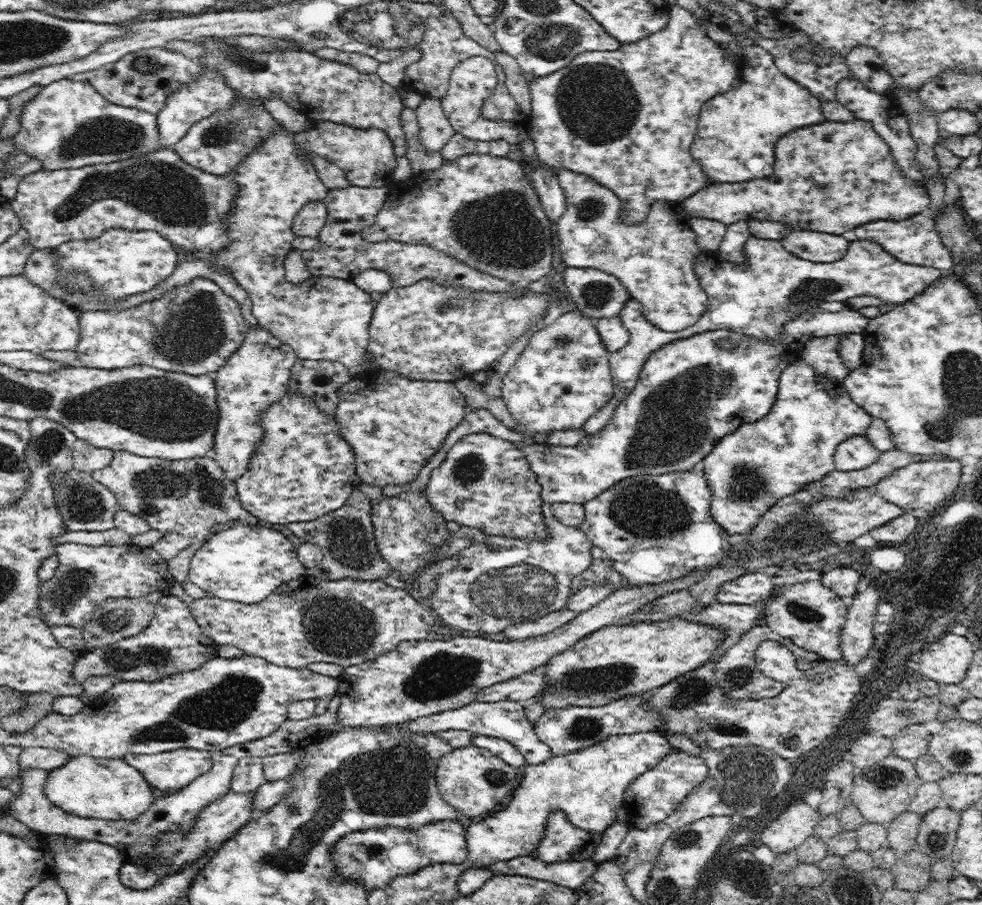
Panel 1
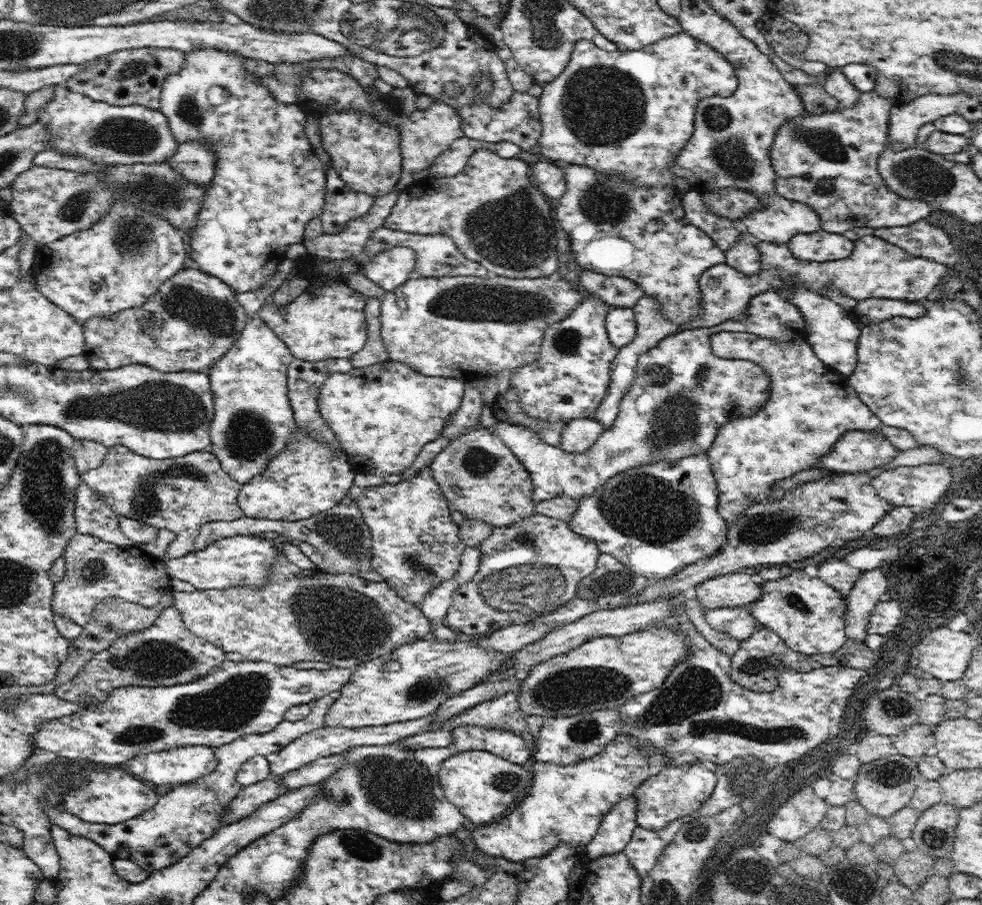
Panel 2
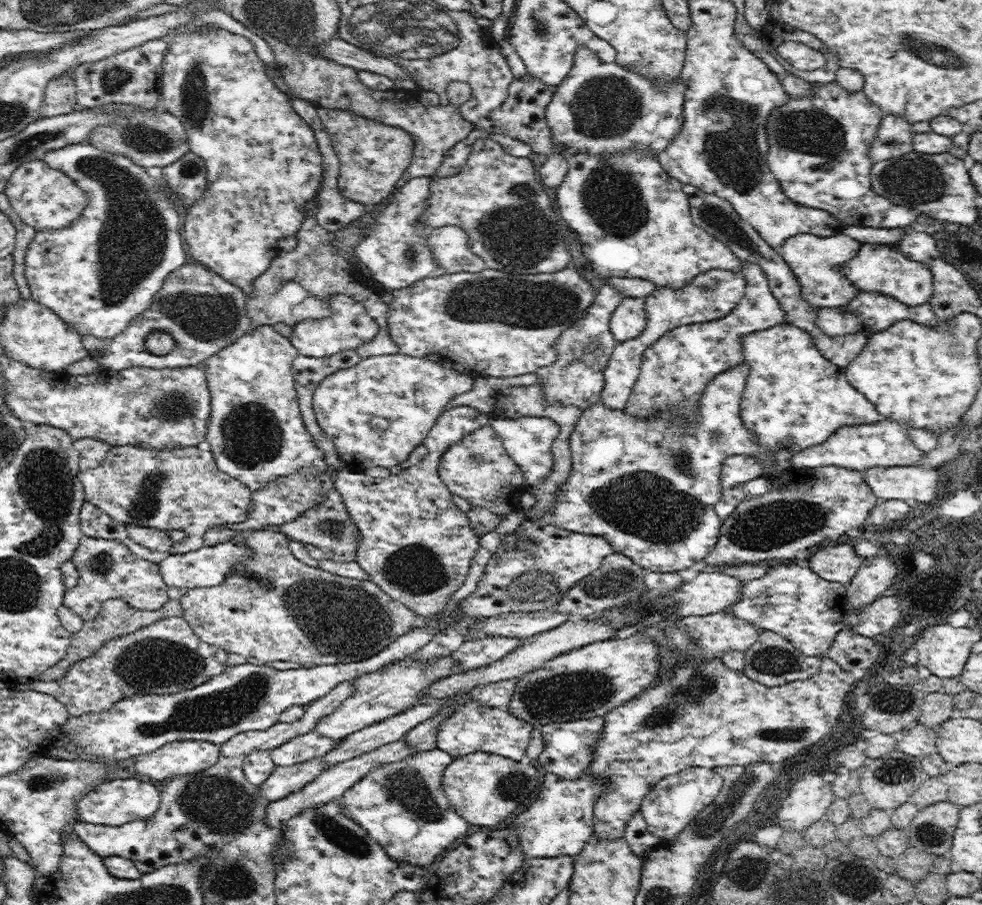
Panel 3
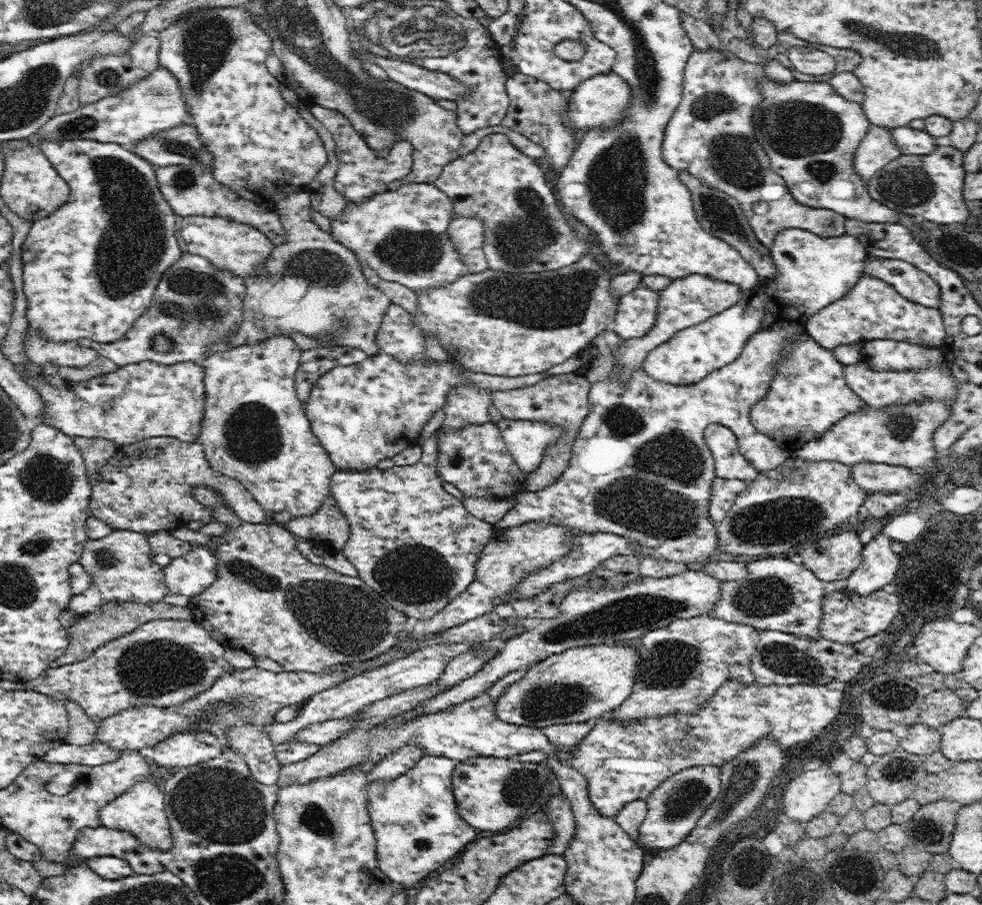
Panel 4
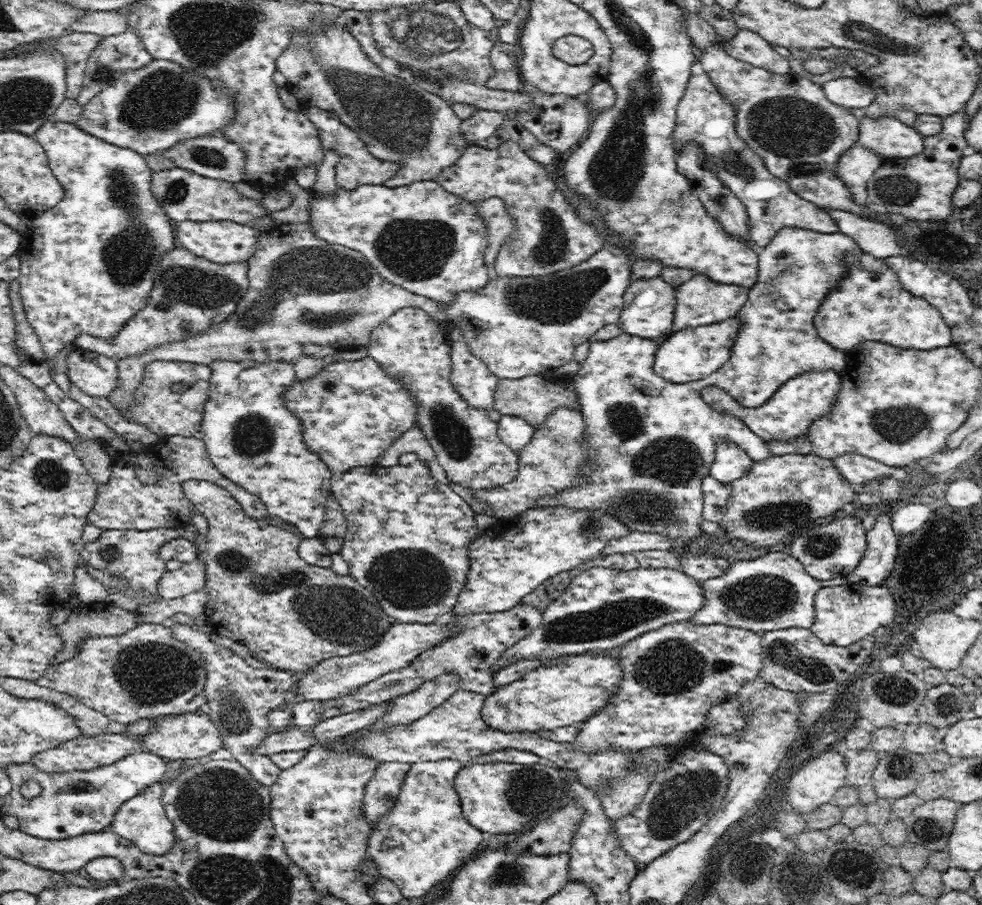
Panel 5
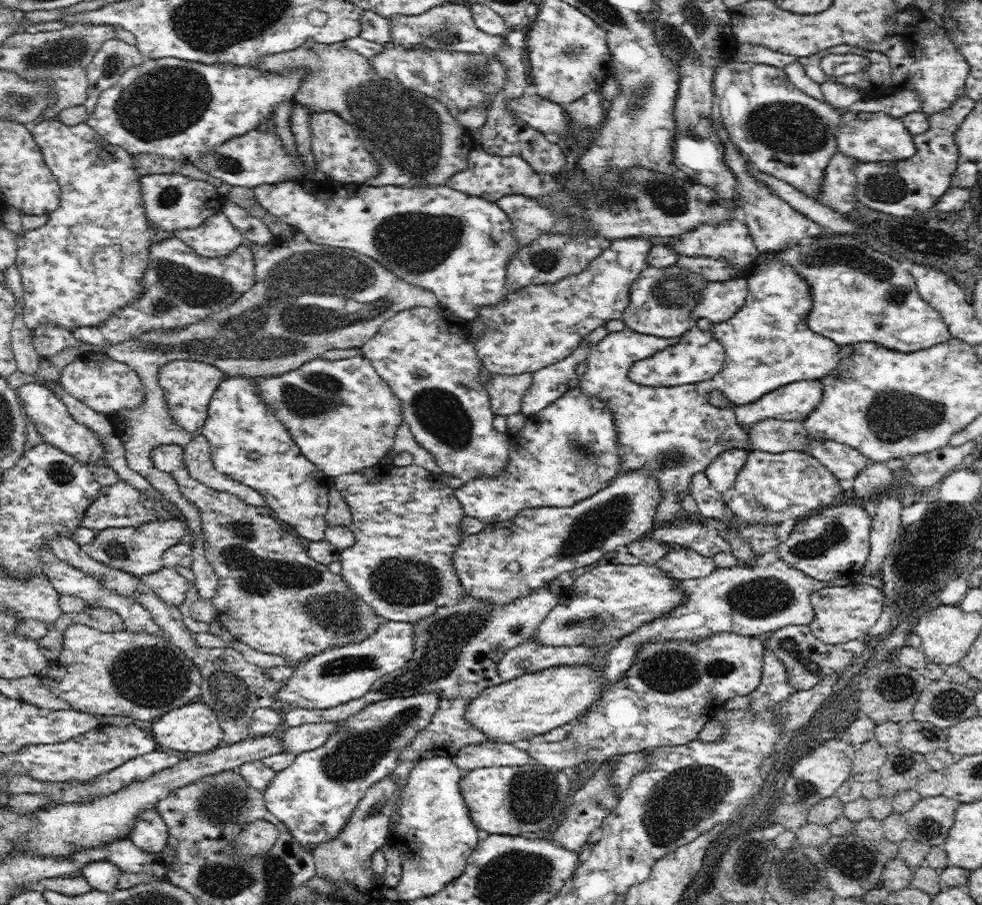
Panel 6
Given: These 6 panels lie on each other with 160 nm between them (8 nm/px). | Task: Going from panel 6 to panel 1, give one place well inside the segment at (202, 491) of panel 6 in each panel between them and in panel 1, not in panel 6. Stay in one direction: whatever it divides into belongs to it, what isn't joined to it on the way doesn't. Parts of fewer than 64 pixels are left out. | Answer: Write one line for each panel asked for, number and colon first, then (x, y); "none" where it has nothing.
1: (350, 621)
2: (343, 619)
3: (274, 607)
4: (268, 599)
5: (293, 615)

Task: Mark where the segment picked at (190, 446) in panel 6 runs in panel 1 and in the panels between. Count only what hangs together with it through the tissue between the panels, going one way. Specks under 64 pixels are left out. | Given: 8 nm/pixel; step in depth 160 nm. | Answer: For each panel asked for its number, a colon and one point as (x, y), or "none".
1: (183, 499)
2: (180, 494)
3: (183, 489)
4: (148, 486)
5: (124, 502)

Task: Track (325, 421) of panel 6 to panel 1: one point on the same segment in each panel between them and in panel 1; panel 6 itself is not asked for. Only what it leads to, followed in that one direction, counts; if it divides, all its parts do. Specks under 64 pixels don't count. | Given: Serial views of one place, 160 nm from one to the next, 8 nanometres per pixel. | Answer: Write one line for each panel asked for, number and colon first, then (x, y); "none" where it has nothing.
1: (394, 425)
2: (383, 415)
3: (376, 413)
4: (362, 413)
5: (352, 412)

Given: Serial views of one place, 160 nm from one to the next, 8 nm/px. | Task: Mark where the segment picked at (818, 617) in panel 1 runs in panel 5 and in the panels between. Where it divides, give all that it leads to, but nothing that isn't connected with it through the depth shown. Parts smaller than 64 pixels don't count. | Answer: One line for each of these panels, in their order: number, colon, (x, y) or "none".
2: (806, 613)
3: (793, 601)
4: (778, 593)
5: (773, 592)

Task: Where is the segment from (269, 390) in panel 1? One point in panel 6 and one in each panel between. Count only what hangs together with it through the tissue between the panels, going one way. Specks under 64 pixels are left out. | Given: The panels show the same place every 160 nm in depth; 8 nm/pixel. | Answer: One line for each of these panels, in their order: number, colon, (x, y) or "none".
2: (253, 421)
3: (256, 432)
4: (255, 430)
5: (251, 437)
6: (247, 442)

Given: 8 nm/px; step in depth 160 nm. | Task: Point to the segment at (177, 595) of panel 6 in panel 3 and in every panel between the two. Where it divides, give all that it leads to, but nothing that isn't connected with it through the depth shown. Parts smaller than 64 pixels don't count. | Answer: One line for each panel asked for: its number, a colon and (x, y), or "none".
3: (208, 566)
4: (189, 574)
5: (191, 577)

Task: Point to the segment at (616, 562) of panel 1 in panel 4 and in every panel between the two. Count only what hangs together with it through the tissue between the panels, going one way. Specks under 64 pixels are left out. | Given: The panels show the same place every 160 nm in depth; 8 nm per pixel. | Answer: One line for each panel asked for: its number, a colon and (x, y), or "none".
2: (656, 519)
3: (648, 485)
4: (640, 468)

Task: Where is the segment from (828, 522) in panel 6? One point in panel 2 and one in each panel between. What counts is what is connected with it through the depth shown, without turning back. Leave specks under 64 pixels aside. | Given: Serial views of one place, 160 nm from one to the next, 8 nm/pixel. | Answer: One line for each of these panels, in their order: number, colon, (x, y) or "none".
2: (839, 574)
3: (838, 562)
4: (833, 557)
5: (831, 550)

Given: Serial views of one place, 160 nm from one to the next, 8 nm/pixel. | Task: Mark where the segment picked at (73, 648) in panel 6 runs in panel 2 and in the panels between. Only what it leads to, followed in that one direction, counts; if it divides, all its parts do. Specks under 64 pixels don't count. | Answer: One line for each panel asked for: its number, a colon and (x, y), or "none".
2: (165, 654)
3: (165, 657)
4: (164, 663)
5: (144, 673)

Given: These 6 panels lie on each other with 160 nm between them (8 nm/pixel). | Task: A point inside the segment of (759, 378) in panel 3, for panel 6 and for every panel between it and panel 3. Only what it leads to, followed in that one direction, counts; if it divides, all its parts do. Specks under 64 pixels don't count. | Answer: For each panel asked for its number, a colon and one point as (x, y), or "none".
4: (808, 394)
5: (790, 411)
6: (795, 401)

